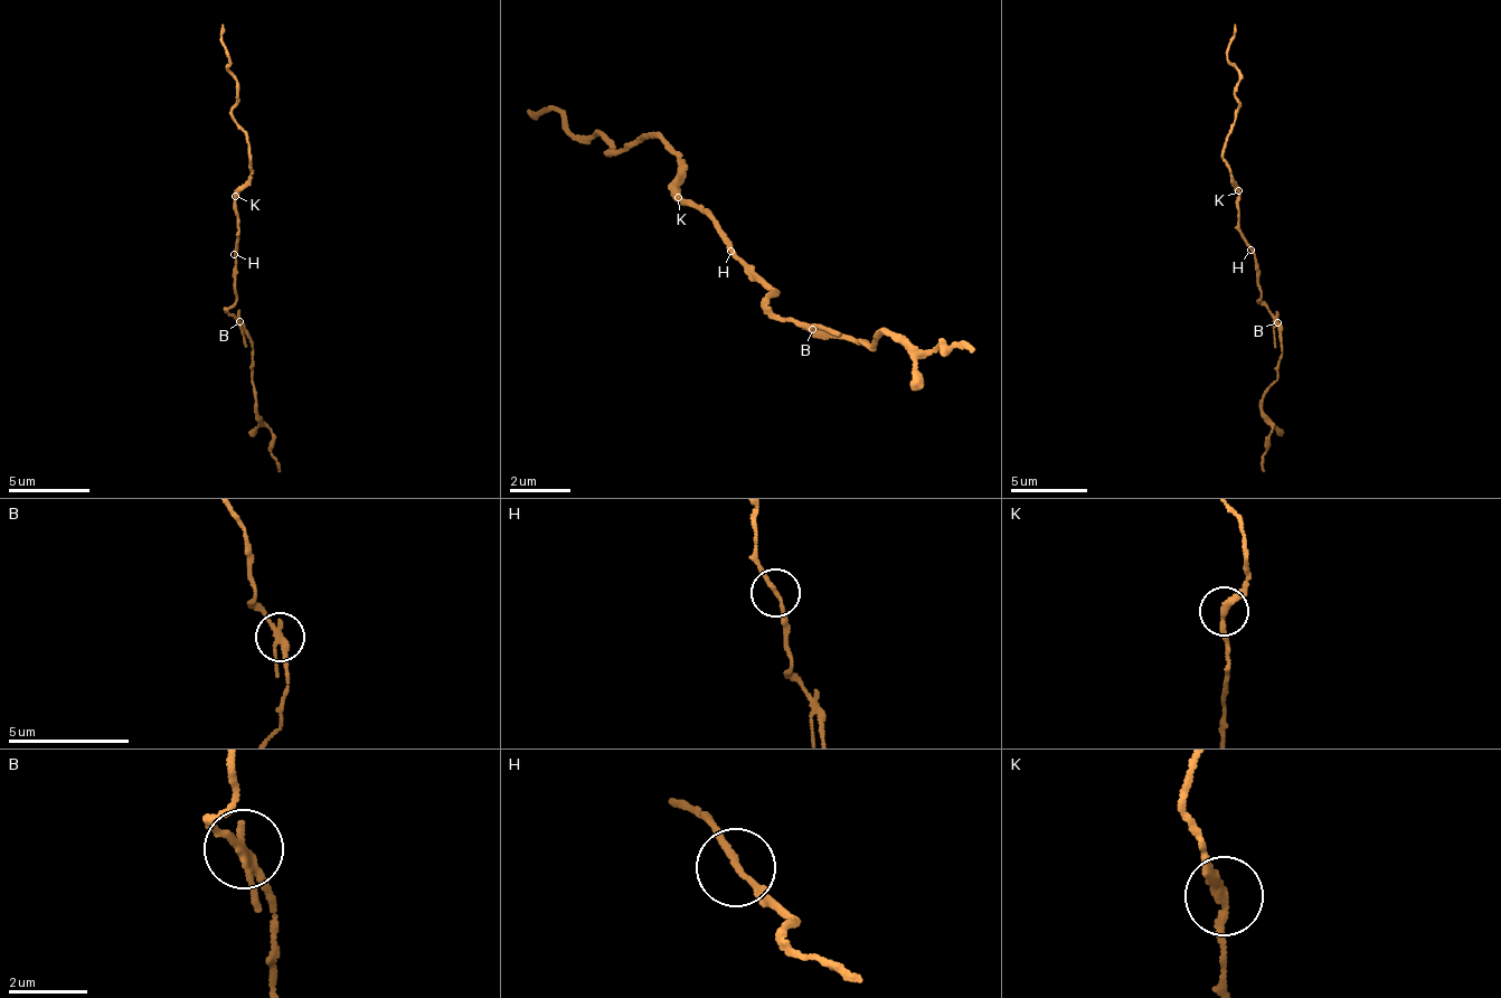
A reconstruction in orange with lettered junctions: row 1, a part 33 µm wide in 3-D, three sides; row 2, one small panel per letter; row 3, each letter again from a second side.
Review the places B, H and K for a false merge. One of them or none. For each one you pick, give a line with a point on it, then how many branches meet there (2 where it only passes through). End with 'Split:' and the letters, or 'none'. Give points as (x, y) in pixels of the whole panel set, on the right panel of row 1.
B: place (1277, 322); branches 3
Split: B

